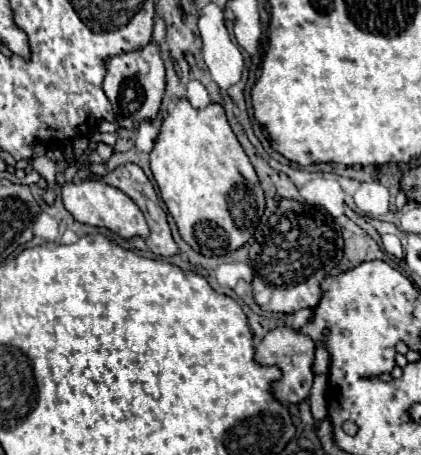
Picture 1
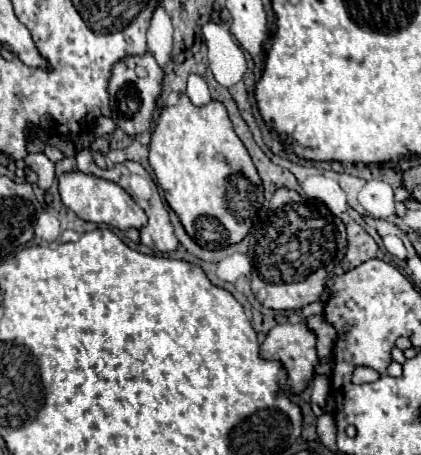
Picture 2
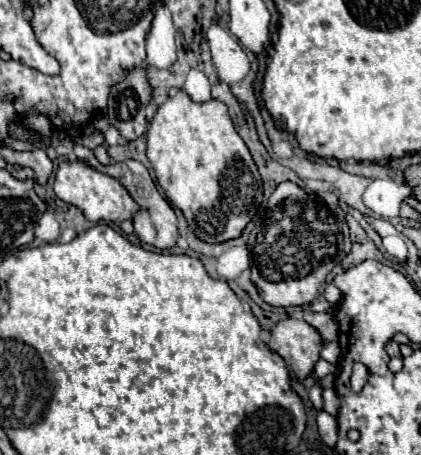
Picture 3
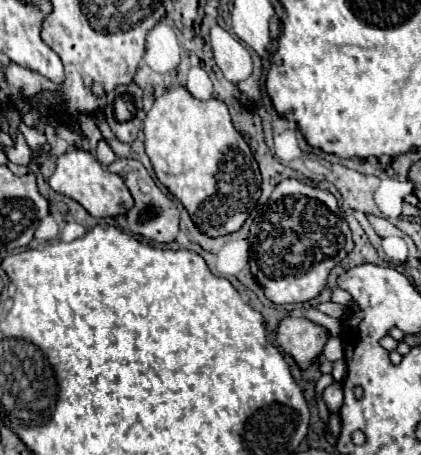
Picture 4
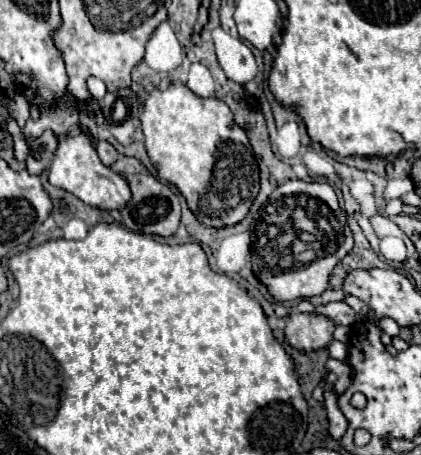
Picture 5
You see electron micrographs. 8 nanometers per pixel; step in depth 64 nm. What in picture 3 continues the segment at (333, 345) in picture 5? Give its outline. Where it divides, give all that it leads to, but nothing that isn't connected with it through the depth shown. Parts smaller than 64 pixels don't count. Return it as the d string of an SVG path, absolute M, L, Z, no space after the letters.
M334 341L326 344L320 356L324 360L328 362L332 362L332 364L336 364L336 362L338 362L340 358L340 347L338 341Z

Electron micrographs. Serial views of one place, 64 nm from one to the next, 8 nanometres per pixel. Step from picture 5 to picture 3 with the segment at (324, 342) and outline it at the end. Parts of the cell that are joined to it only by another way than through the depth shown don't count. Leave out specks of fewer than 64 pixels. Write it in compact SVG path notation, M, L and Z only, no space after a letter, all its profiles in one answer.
M286 318L272 328L268 348L280 354L296 380L302 382L312 374L316 360L320 360L322 338L304 320Z

